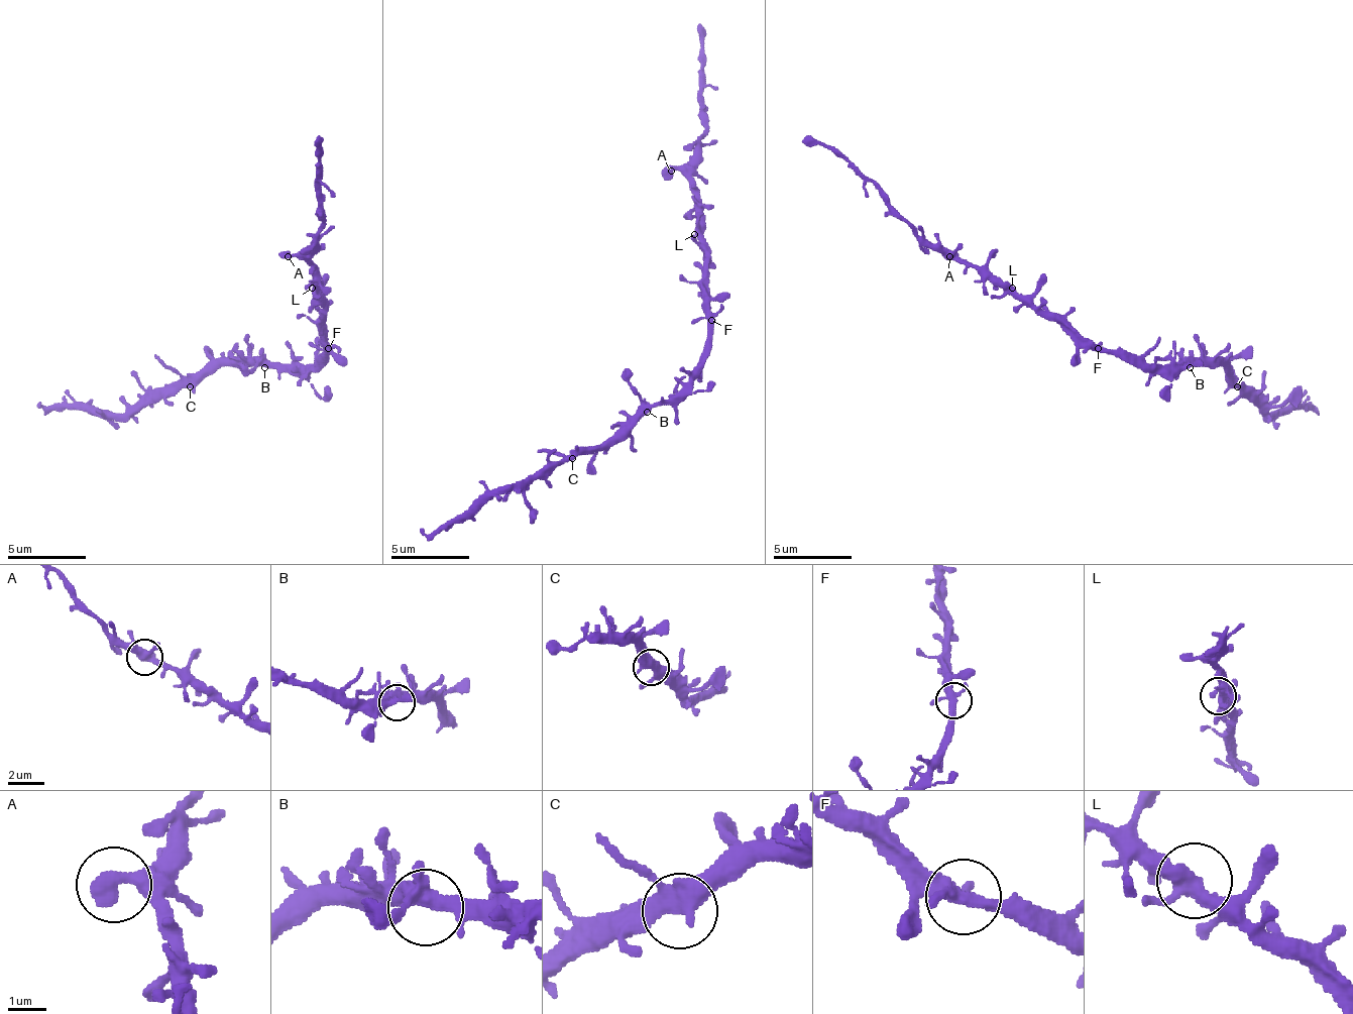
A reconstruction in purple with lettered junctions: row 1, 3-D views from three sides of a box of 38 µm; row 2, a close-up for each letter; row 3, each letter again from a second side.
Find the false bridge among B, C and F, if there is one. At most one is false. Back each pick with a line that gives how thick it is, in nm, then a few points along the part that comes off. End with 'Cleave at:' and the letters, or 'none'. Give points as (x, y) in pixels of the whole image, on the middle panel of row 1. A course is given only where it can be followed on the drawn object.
Cleave at: none

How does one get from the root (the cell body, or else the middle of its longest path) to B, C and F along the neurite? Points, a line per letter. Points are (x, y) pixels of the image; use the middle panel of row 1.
B: (706, 336), (706, 356), (698, 371), (675, 396), (659, 400), (647, 412)
C: (706, 336), (706, 356), (698, 371), (675, 396), (651, 404), (611, 439), (599, 447), (584, 447), (572, 458)
F: (706, 336), (706, 325), (710, 321)

